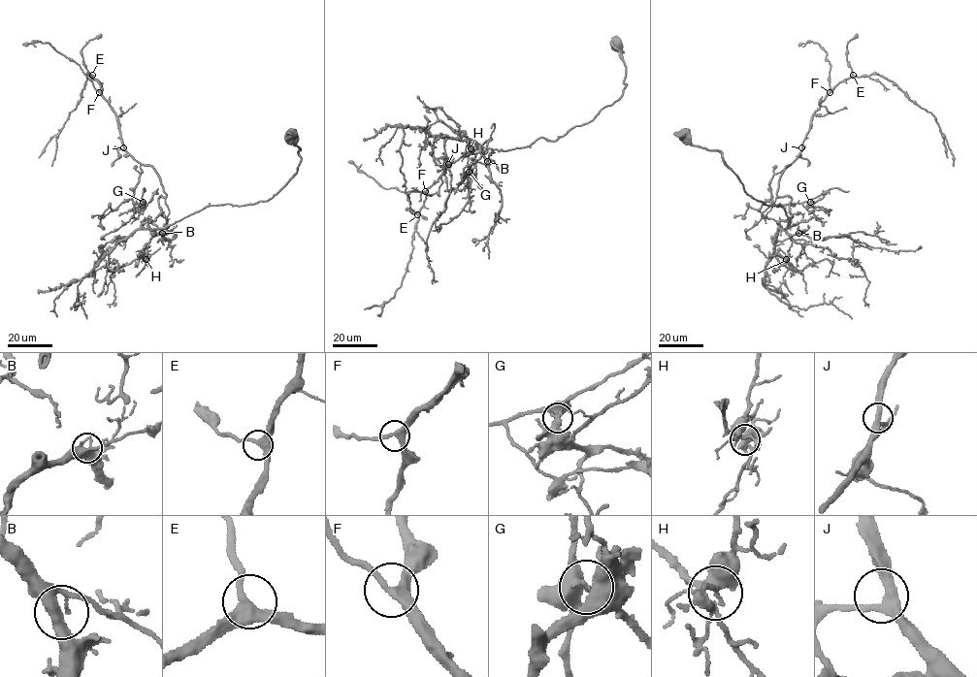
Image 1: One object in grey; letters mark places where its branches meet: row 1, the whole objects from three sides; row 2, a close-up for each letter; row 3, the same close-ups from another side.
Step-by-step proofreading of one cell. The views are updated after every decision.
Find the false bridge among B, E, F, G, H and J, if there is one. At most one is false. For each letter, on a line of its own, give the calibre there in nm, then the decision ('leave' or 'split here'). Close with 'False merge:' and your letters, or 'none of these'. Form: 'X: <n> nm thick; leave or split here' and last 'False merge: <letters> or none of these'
B: 360 nm thick; leave
E: 320 nm thick; leave
F: 300 nm thick; leave
G: 320 nm thick; split here
H: 300 nm thick; leave
J: 320 nm thick; leave
False merge: G

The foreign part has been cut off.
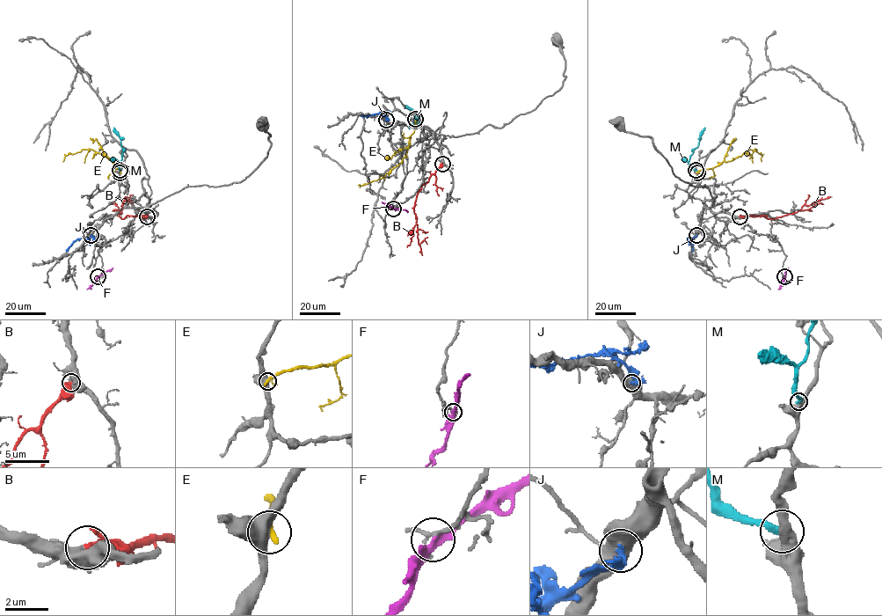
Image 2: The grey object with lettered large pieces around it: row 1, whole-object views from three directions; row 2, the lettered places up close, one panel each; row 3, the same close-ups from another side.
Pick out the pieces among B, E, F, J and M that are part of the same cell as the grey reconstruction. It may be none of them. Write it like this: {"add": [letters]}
{"add": ["B"]}

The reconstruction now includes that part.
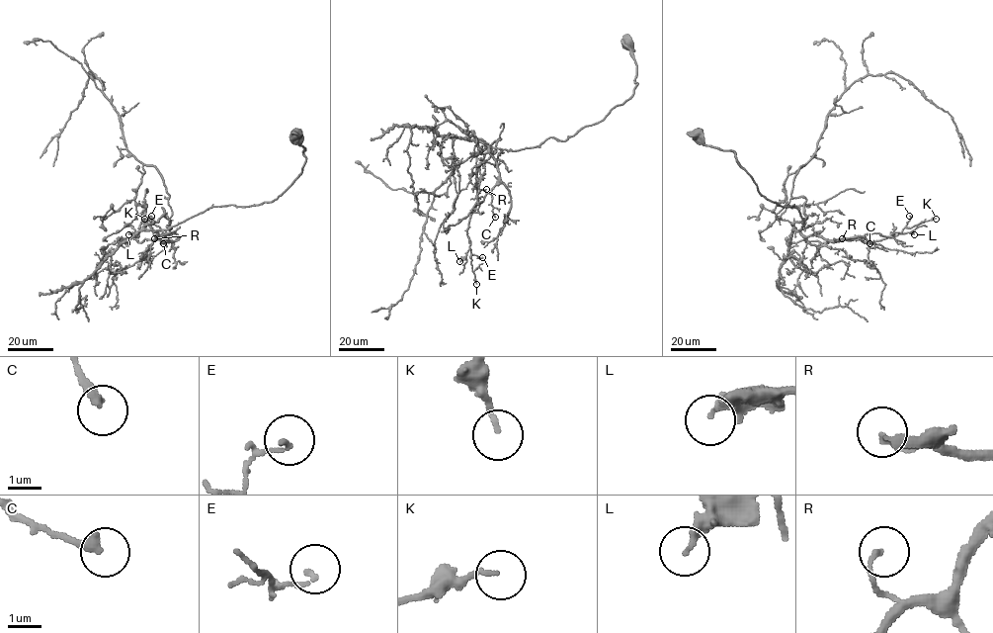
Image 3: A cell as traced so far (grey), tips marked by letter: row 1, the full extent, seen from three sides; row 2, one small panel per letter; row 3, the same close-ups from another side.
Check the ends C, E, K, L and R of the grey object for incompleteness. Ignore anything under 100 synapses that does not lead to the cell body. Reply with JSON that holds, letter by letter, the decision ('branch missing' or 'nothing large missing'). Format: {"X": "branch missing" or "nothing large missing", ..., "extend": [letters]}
{"C": "nothing large missing", "E": "nothing large missing", "K": "nothing large missing", "L": "nothing large missing", "R": "nothing large missing", "extend": []}

